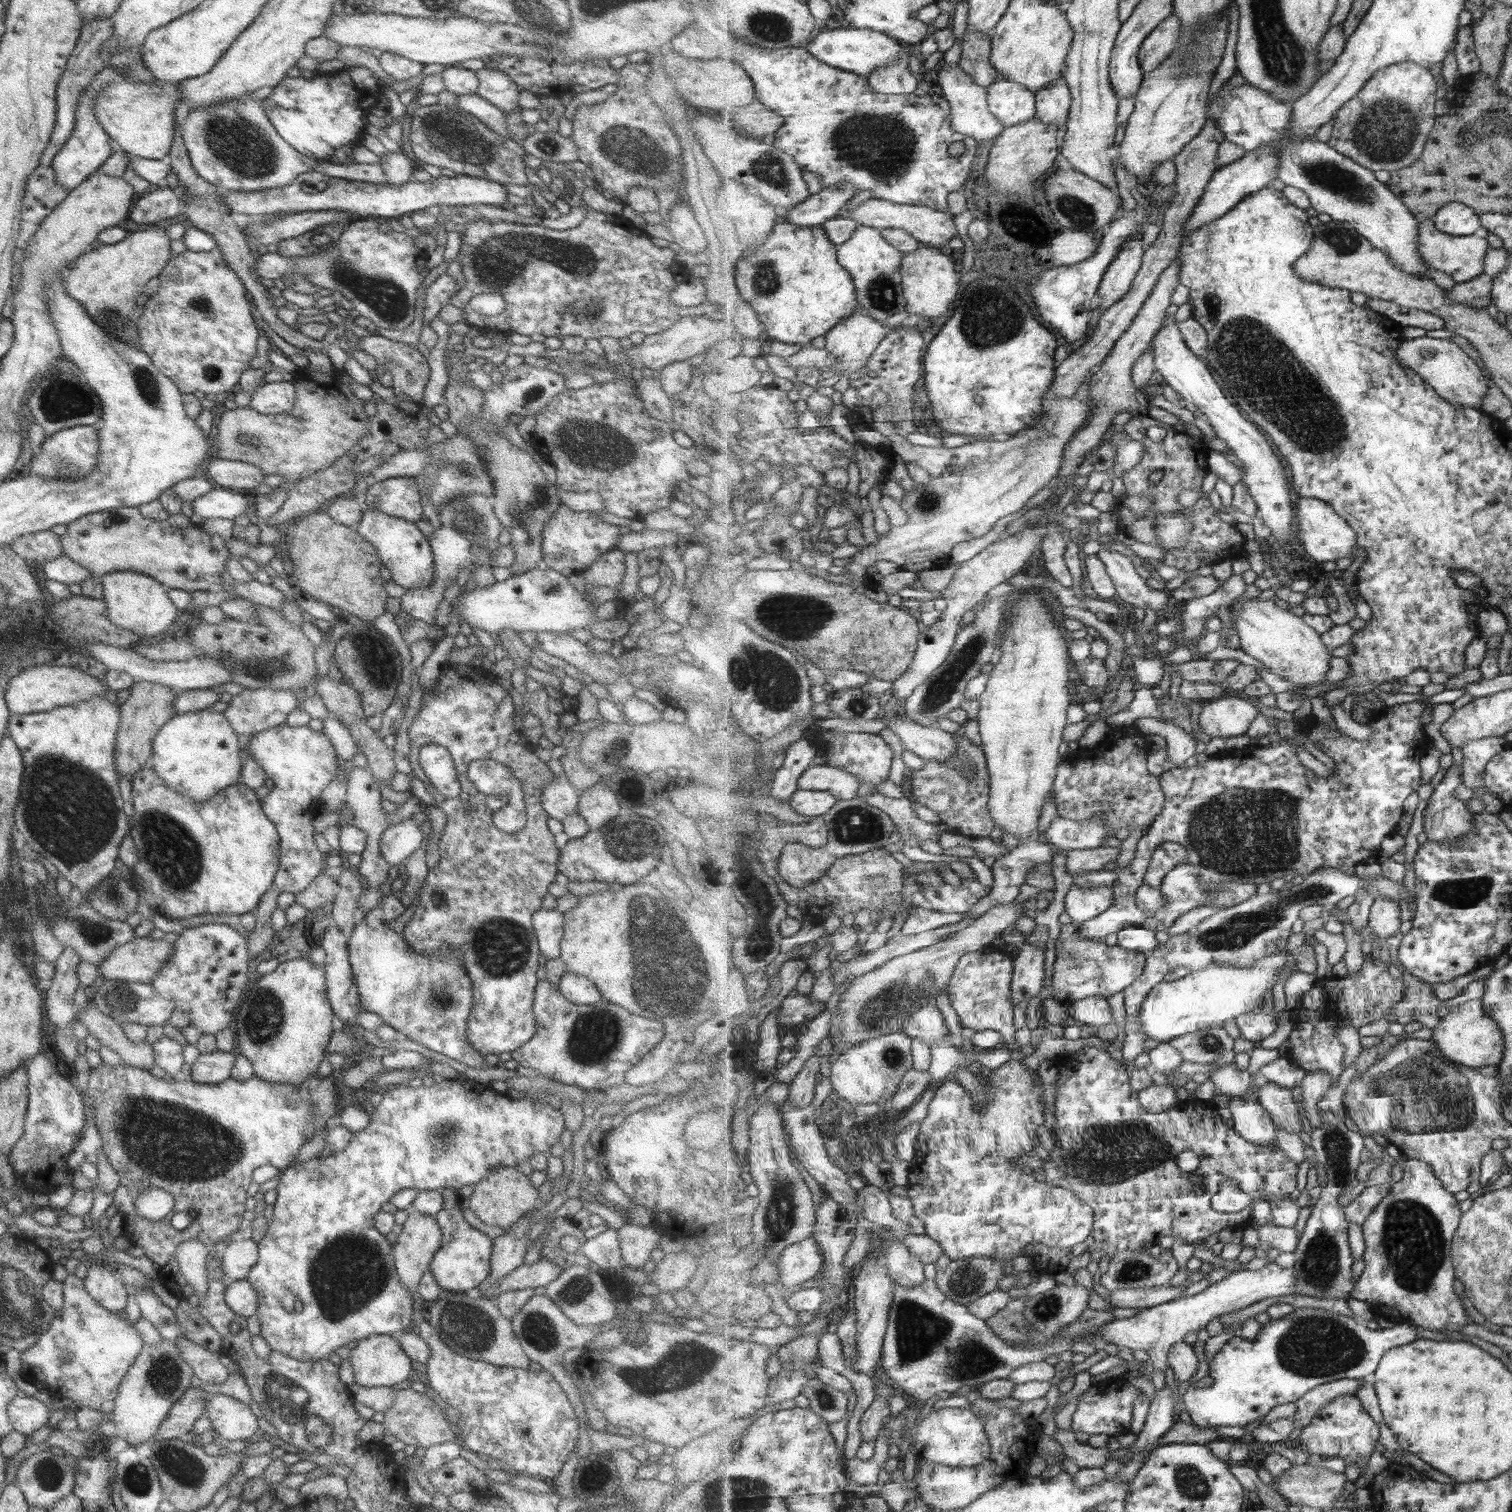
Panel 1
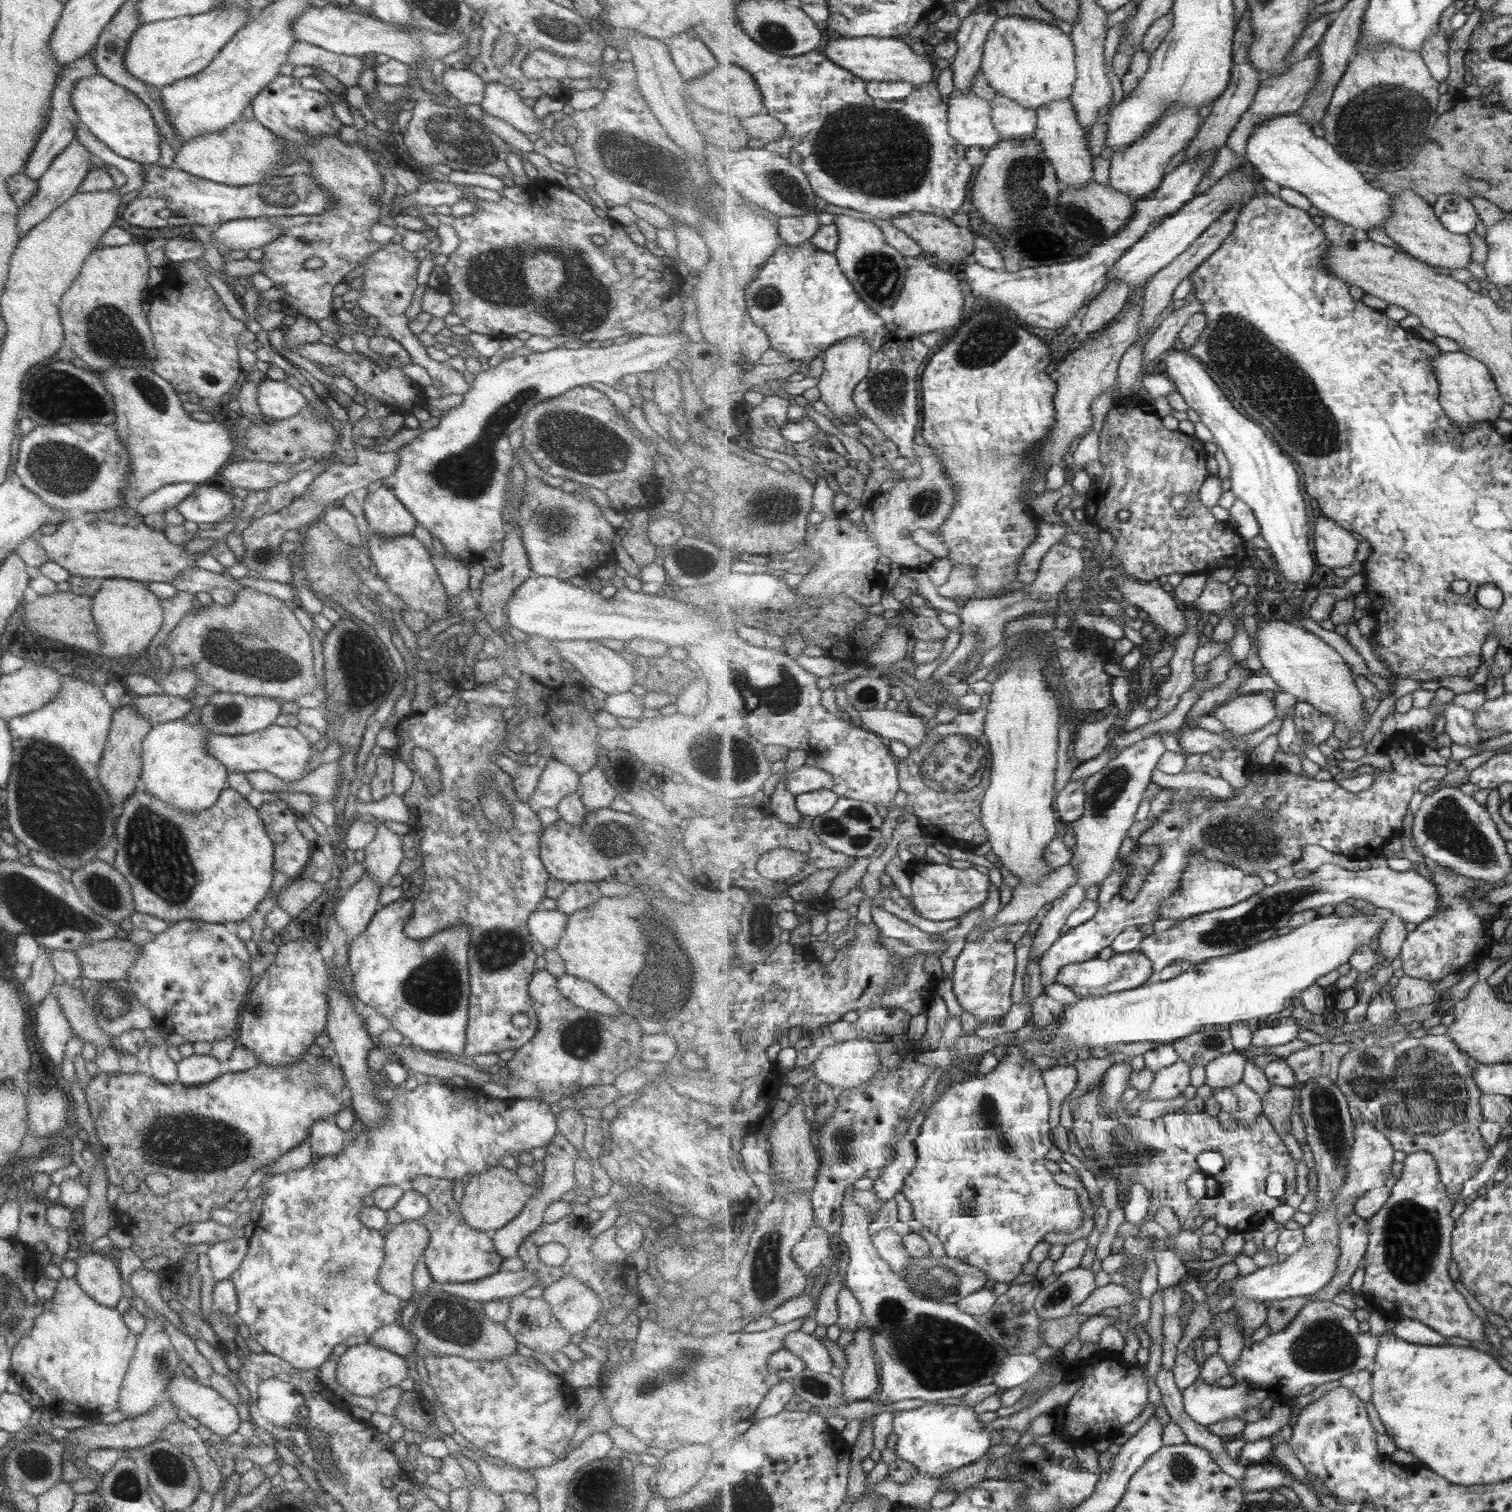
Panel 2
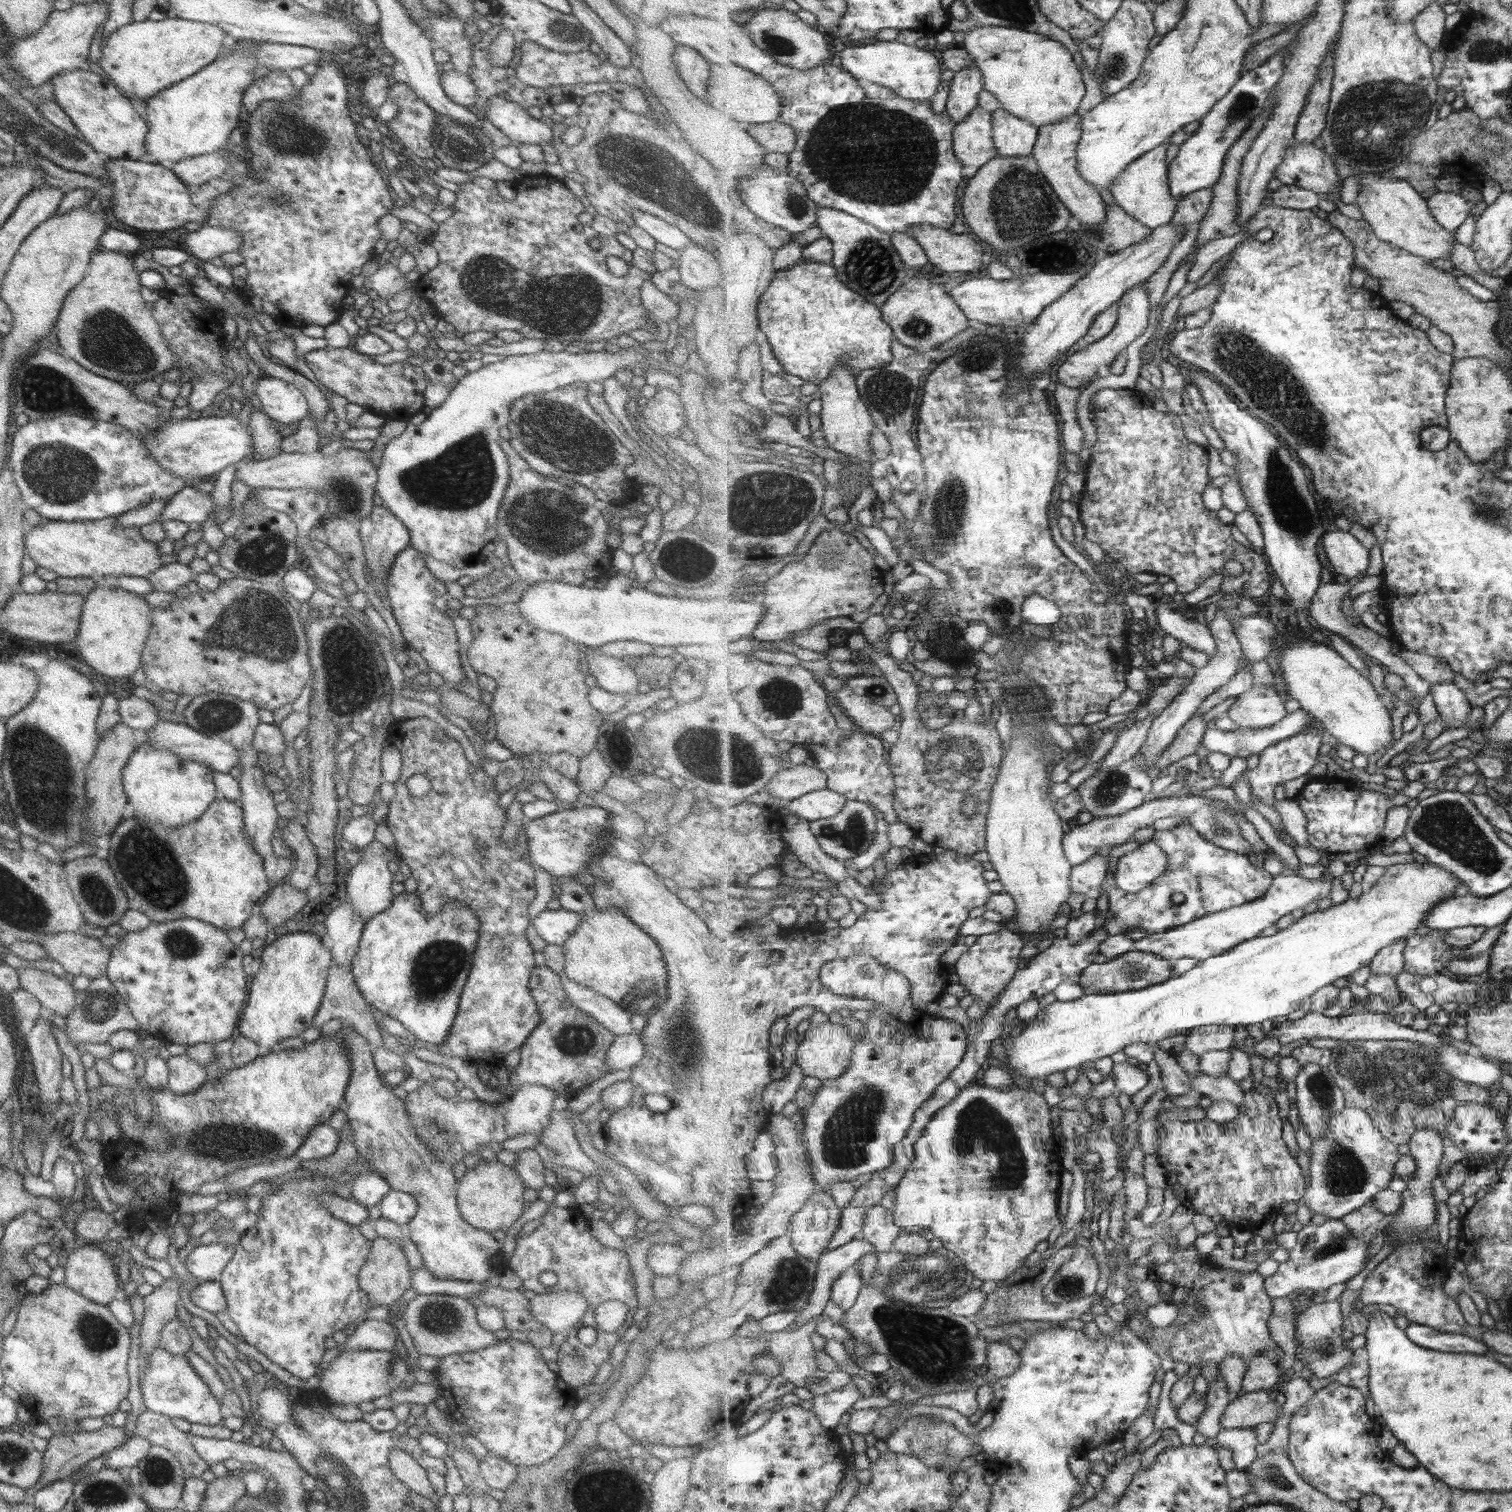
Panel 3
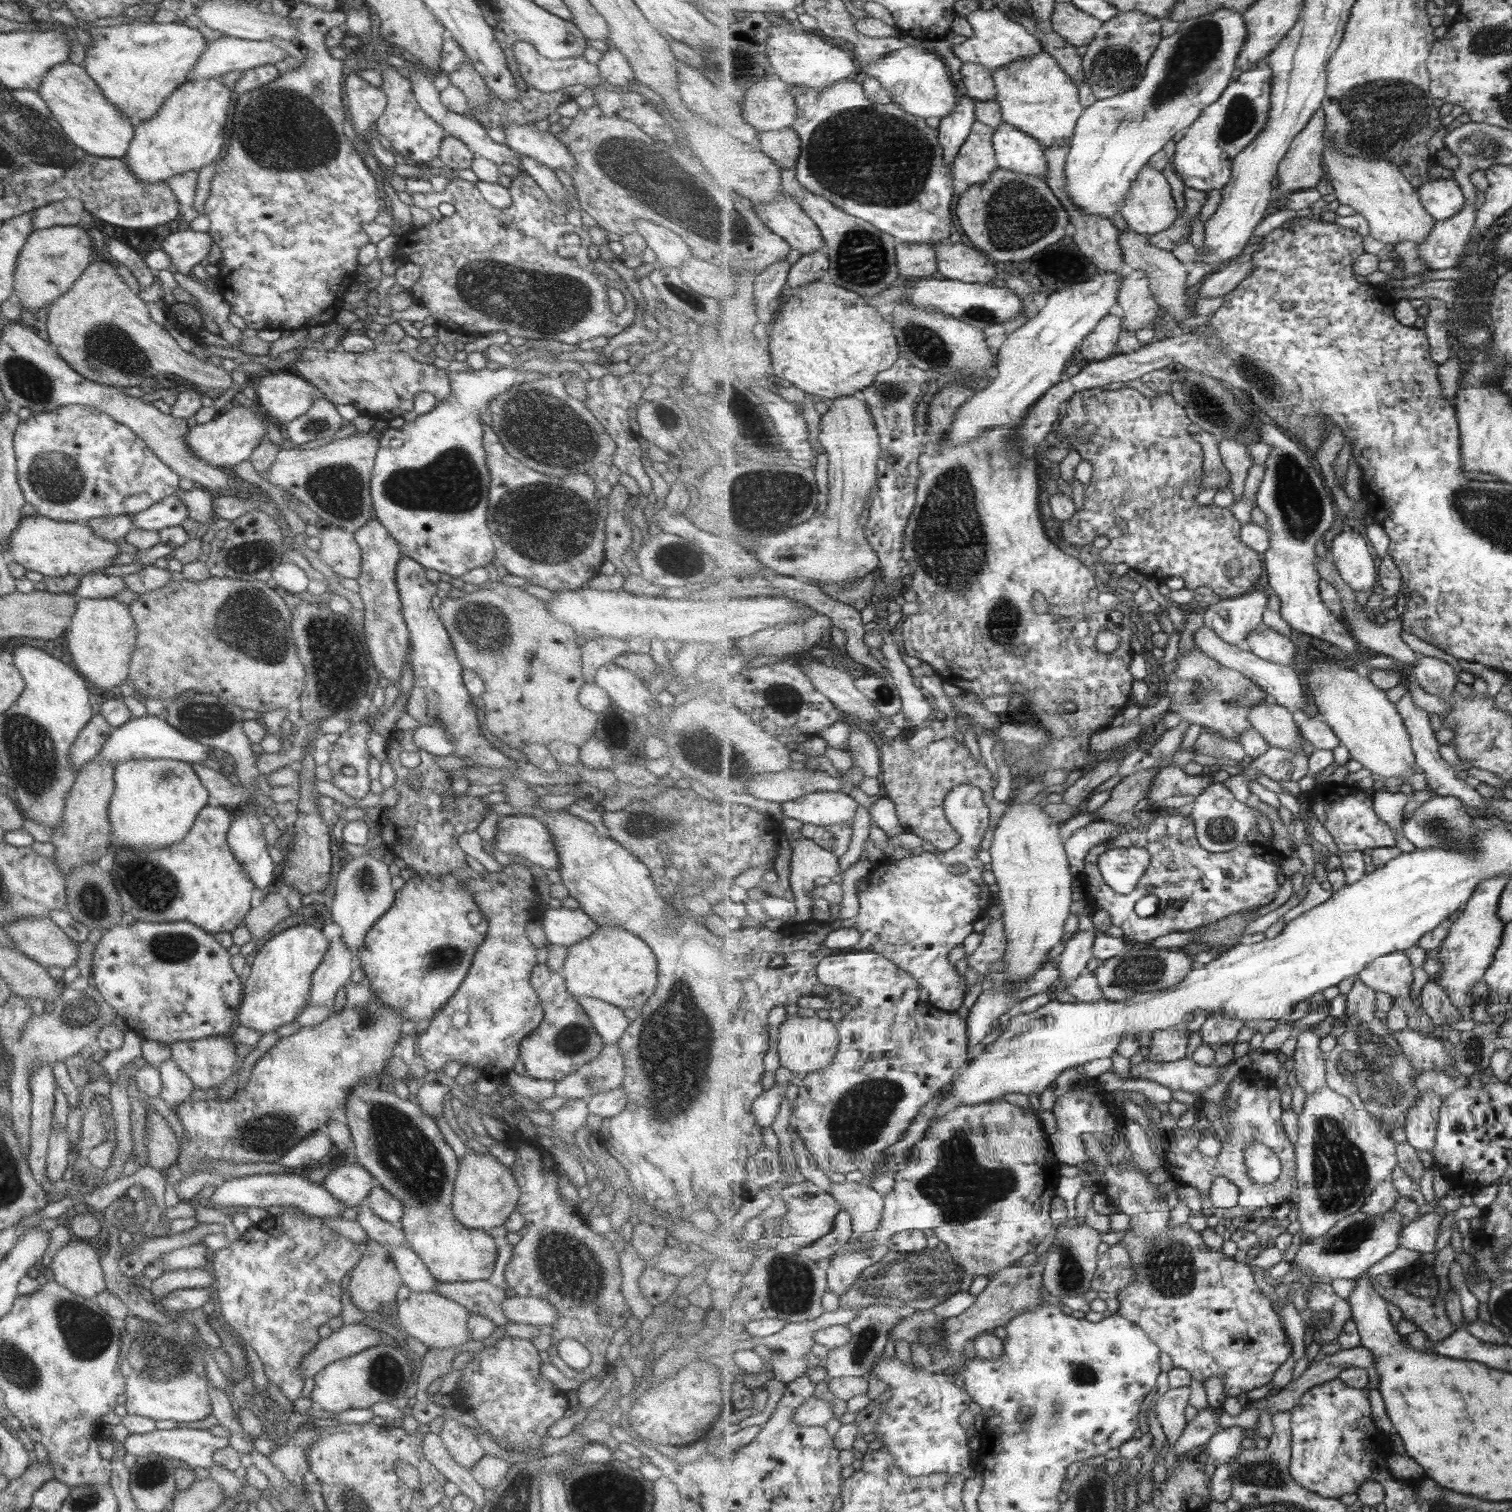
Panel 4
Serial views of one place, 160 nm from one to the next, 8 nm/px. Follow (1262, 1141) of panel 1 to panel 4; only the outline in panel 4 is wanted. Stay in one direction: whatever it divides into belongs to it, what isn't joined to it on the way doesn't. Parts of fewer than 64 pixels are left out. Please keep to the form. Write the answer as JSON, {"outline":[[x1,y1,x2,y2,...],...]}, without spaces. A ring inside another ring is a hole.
{"outline":[[1192,1058,1171,1062,1153,1062,1145,1059,1133,1065,1131,1074,1135,1079,1145,1079,1156,1082,1169,1090,1183,1092,1202,1092,1215,1086,1219,1076,1219,1067,1200,1065]]}

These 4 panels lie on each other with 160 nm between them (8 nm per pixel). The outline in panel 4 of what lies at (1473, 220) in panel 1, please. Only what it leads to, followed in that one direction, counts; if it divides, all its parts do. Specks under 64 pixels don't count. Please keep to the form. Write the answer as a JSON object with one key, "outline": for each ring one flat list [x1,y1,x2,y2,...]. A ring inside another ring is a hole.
{"outline":[[1453,178,1430,179,1418,191,1422,203,1436,220,1452,218,1466,207,1463,190]]}

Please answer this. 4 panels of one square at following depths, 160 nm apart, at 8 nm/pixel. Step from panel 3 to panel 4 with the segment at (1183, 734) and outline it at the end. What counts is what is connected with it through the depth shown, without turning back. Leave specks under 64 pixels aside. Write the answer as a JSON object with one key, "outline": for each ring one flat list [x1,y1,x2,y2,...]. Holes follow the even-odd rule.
{"outline":[[1160,768,1139,770,1122,779,1111,790,1110,799,1096,811,1090,812,1096,821,1111,821,1131,826,1140,826,1140,821,1133,812,1135,806,1147,797,1151,783,1160,772]]}

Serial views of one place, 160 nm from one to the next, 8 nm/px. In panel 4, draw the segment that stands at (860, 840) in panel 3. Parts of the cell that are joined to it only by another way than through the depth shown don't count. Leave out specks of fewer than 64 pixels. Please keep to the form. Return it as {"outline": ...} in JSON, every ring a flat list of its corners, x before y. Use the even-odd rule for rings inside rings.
{"outline":[[853,821,828,827,802,823,800,834,841,857,849,850,849,844,853,840]]}

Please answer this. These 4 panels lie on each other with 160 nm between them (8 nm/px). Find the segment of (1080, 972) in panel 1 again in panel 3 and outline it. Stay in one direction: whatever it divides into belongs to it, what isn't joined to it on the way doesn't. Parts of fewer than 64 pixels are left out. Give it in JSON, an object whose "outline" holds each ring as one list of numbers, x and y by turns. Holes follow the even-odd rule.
{"outline":[[1131,951,1104,963,1093,963,1085,968,1077,977,1078,983,1083,986,1085,995,1102,995,1103,993,1116,993,1136,991,1142,988,1161,984,1175,976,1172,970,1173,962,1165,960,1152,952]]}

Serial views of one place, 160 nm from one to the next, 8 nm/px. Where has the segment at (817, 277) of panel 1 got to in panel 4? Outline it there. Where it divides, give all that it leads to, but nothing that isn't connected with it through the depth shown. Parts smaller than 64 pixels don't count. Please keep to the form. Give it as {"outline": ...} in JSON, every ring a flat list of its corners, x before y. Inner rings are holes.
{"outline":[[828,279,807,286,785,288,781,304,766,314,763,334,768,335,766,346,777,379,785,379,809,394,831,400,862,395,865,389,875,384,875,378,892,368,901,356,893,322,887,322,862,295]]}

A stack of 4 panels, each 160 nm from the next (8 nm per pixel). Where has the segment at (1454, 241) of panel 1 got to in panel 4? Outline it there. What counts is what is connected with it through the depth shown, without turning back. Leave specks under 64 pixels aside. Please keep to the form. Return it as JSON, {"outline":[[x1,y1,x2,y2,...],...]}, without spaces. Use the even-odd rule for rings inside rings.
{"outline":[[1328,145,1324,148,1323,159,1327,170,1325,176,1333,186,1337,200,1367,217,1371,237,1387,245,1411,241,1419,246,1431,235,1436,218,1422,203,1418,189,1392,161,1365,160,1339,152]]}

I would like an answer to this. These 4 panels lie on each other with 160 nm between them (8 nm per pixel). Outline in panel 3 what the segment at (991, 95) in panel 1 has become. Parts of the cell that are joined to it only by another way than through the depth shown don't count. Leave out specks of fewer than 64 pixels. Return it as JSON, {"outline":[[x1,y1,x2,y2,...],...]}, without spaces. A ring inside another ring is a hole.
{"outline":[[1001,107,993,114,994,141,999,154,1008,157,1026,157,1034,154,1038,126,1030,120,1015,116]]}

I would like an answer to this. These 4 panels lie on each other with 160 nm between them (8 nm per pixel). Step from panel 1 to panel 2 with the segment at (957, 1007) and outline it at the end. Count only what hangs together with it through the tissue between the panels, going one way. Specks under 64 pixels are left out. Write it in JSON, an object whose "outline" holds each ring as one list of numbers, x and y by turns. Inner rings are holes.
{"outline":[[986,937,977,942,967,942,957,957,952,974,952,988,958,1003,967,1013,971,1013,979,1030,988,1023,999,1022,1013,1009,1013,980,1015,980,1015,946,1004,938],[1016,1044,1007,1046,1007,1055,1000,1061,999,1066,987,1074,971,1077,968,1080,954,1083,946,1088,946,1091,932,1104,926,1112,926,1119,921,1127,920,1135,916,1138,916,1149,918,1161,911,1174,906,1178,902,1194,912,1206,912,1217,923,1226,930,1229,944,1245,946,1254,953,1259,961,1260,965,1264,979,1268,989,1280,997,1283,1010,1284,1021,1276,1023,1264,1031,1260,1031,1250,1045,1240,1049,1232,1073,1233,1081,1227,1085,1212,1079,1206,1079,1194,1060,1185,1055,1180,1055,1174,1051,1174,1045,1166,1045,1154,1053,1148,1053,1137,1051,1136,1051,1099,1050,1092,1046,1087,1042,1070,1033,1061,1027,1061,1025,1055,1031,1052,1029,1045]]}

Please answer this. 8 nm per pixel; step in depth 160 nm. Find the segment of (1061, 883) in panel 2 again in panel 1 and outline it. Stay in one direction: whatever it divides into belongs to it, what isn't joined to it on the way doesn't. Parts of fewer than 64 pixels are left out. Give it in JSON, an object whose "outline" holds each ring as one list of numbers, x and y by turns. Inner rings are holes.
{"outline":[[1107,845,1093,850,1071,850,1067,853,1066,872,1069,876,1103,871,1105,864,1116,861,1121,848],[1007,903,993,905,985,914,979,916,973,925,954,932,933,946,904,954,887,961,881,968,856,977,850,987,841,994,839,1011,832,1016,831,1034,819,1045,818,1051,805,1062,803,1070,789,1085,789,1099,798,1107,809,1107,815,1096,817,1074,821,1072,823,1056,842,1055,860,1042,879,1038,885,1034,899,1032,906,1018,927,1005,935,1005,939,990,948,986,960,958,970,952,977,952,991,944,997,937,1013,927,1015,920,1021,918,1025,905],[836,1048,836,1050,835,1050]]}

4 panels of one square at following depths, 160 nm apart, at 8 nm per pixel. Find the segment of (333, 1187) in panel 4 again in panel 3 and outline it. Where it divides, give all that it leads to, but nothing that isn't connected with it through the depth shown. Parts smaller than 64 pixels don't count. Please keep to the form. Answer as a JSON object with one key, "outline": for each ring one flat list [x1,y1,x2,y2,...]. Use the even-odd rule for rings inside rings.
{"outline":[[373,1171,354,1176,348,1186,351,1200,365,1208,379,1205,379,1200,391,1189,390,1184]]}

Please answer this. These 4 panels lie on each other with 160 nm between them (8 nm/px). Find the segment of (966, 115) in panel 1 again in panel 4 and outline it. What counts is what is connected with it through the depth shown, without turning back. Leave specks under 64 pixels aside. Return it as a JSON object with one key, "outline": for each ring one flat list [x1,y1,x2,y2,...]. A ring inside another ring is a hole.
{"outline":[[977,119,953,163,954,178,970,185,985,184,998,167,993,136,996,128]]}

